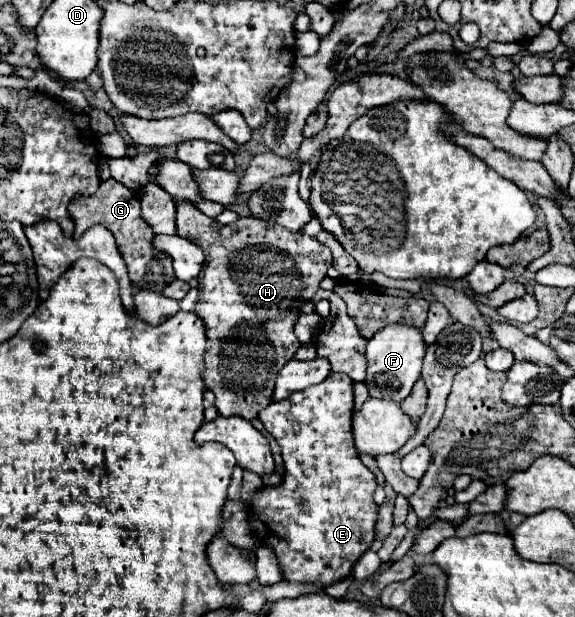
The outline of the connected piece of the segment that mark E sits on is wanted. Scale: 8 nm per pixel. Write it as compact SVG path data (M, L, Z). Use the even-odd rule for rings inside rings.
M331 373L319 385L297 391L283 401L275 401L259 413L265 429L281 445L285 475L279 485L261 487L259 491L255 491L249 507L249 529L255 543L273 549L285 581L317 583L321 587L339 583L351 575L353 565L375 541L379 505L373 501L373 493L377 489L377 479L361 463L359 453L353 447L351 413L353 381L349 379L349 375L341 373Z

